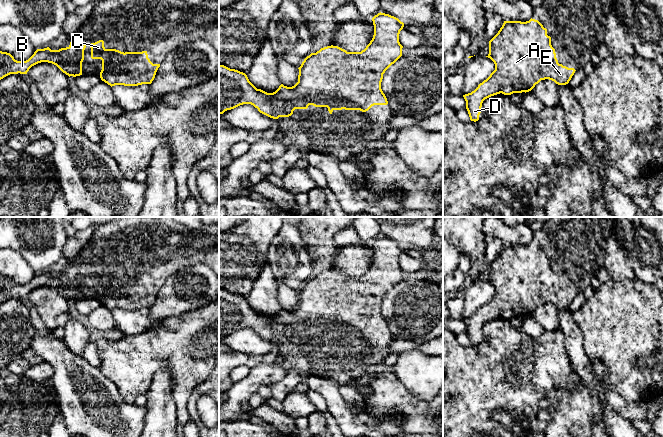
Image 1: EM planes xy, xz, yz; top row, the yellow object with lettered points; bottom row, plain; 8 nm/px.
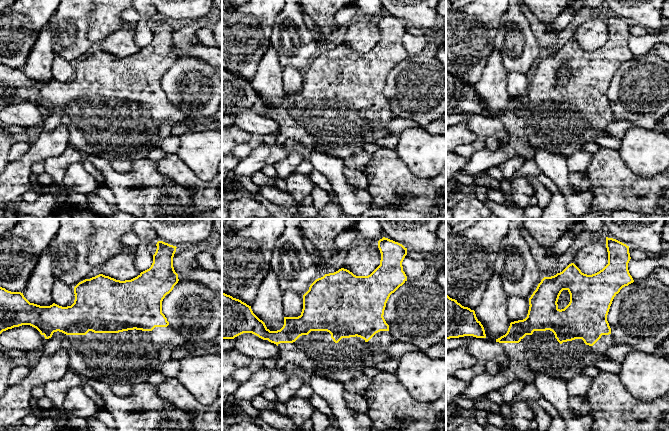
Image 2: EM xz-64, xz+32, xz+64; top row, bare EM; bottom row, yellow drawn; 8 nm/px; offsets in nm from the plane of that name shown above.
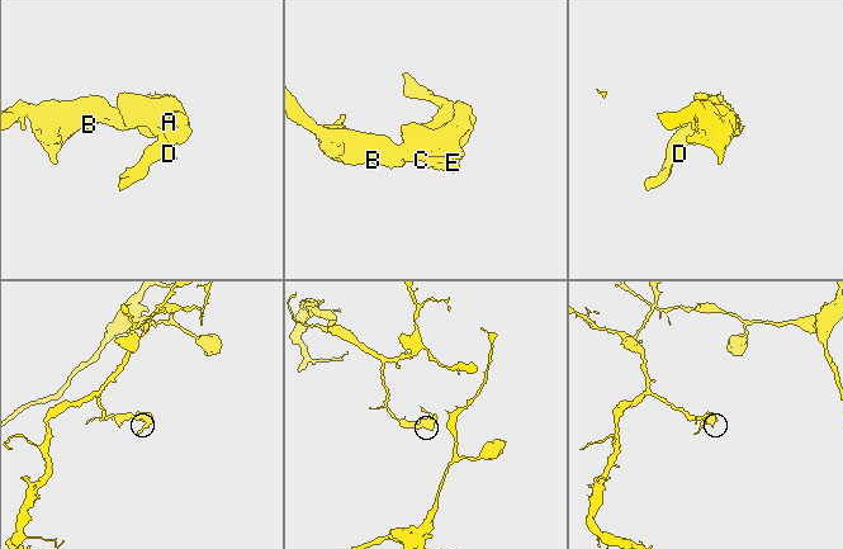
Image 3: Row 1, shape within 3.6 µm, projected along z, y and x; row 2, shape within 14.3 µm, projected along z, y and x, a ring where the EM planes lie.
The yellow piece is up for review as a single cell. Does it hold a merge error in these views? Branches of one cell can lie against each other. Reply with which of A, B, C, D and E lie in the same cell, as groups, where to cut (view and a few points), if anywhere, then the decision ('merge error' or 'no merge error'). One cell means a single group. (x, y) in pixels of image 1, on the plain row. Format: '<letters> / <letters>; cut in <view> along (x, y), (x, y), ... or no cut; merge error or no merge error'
A B C D E; no cut; no merge error

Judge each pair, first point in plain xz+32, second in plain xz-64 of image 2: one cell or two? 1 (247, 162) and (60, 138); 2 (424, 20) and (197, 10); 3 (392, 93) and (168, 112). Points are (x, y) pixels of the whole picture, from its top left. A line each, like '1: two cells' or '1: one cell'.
1: one cell
2: one cell
3: two cells

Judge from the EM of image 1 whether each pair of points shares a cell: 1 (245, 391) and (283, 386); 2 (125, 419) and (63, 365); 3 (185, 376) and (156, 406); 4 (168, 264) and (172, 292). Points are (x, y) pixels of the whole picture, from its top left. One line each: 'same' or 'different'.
1: different
2: same
3: different
4: different

